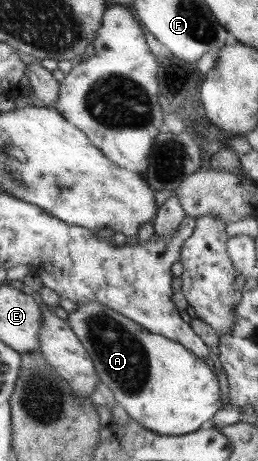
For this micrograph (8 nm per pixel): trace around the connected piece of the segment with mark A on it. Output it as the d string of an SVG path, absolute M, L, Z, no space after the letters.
M98 302L78 304L68 320L85 345L86 352L93 357L101 381L114 393L116 403L120 403L130 419L162 436L182 436L198 430L206 420L210 420L220 411L222 398L216 374L206 366L206 362L198 360L198 356L190 352L185 345L152 333L130 320L130 317L122 316L122 313L110 310Z

